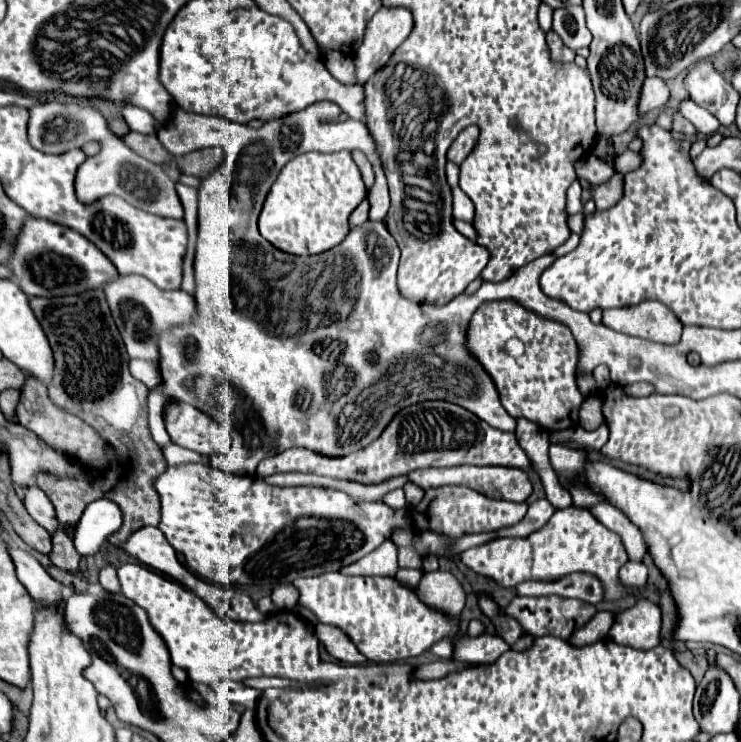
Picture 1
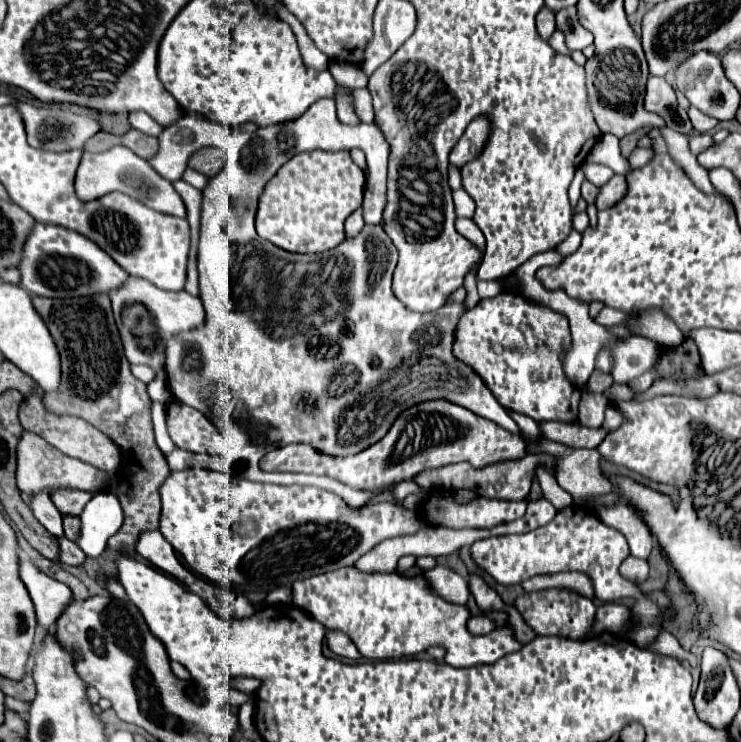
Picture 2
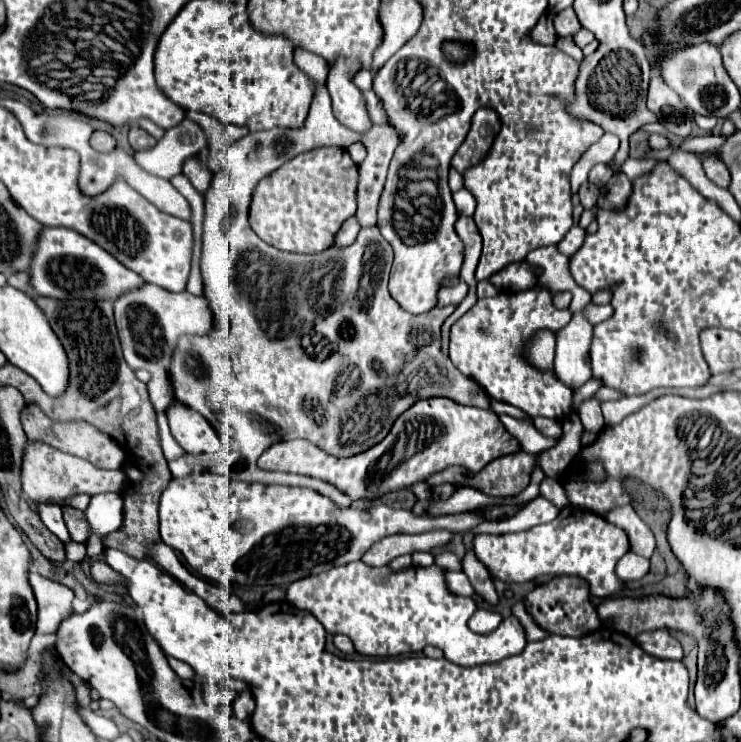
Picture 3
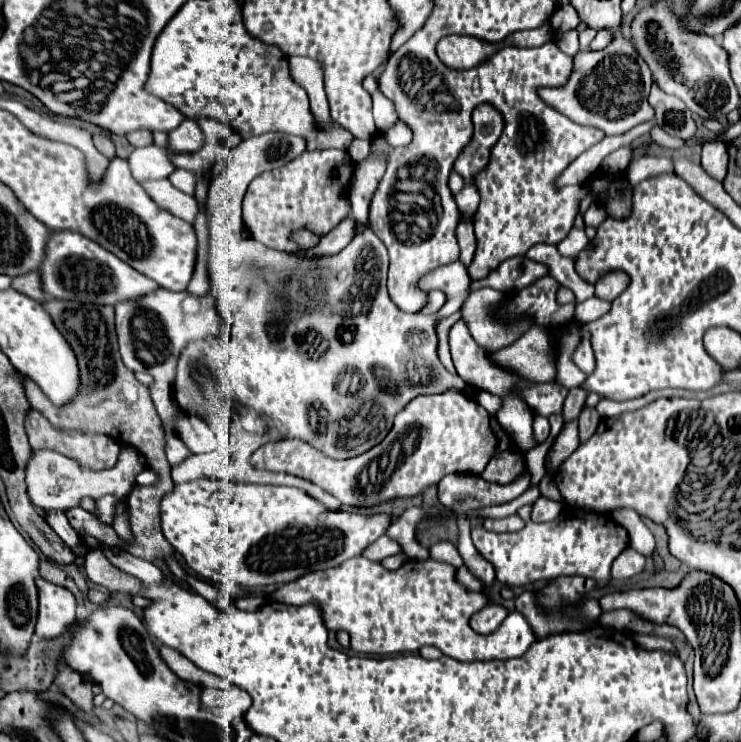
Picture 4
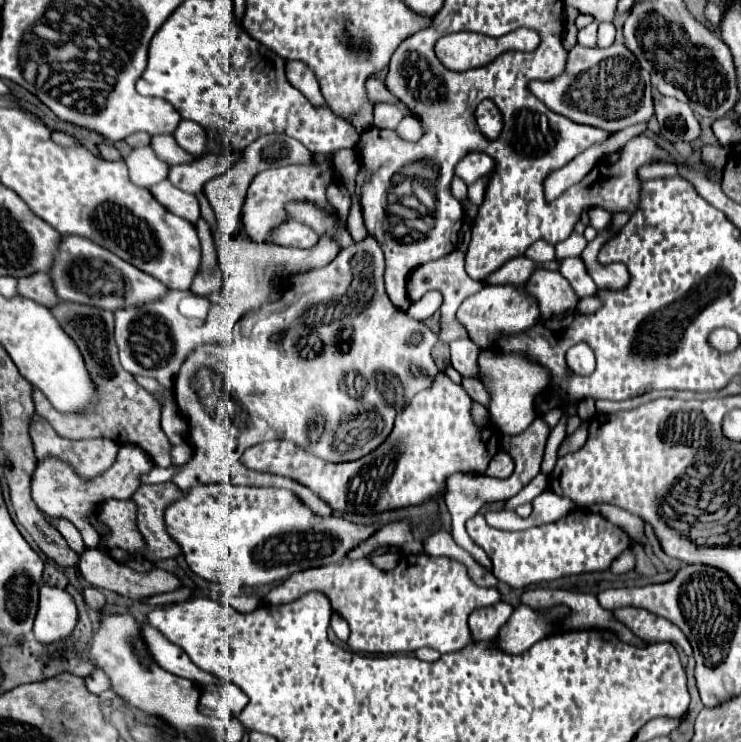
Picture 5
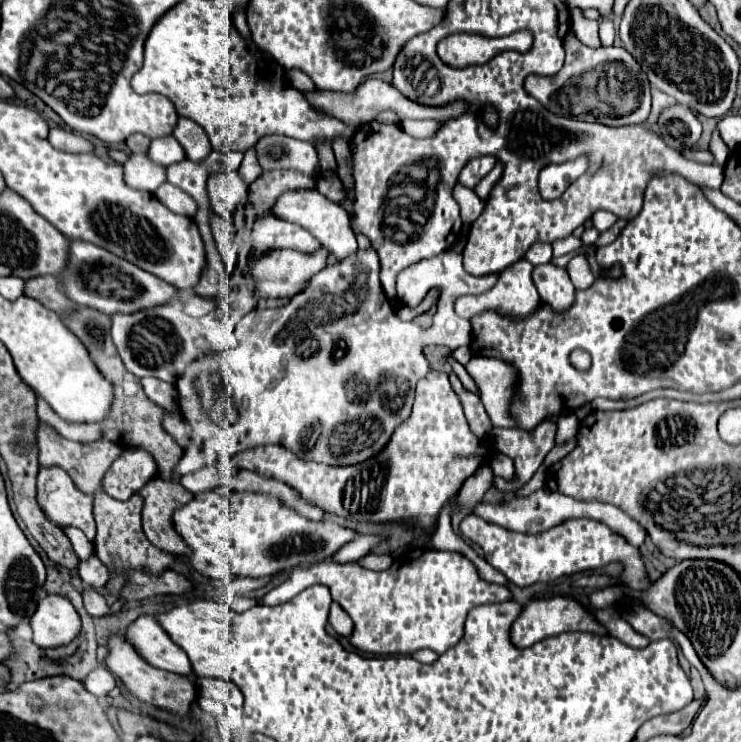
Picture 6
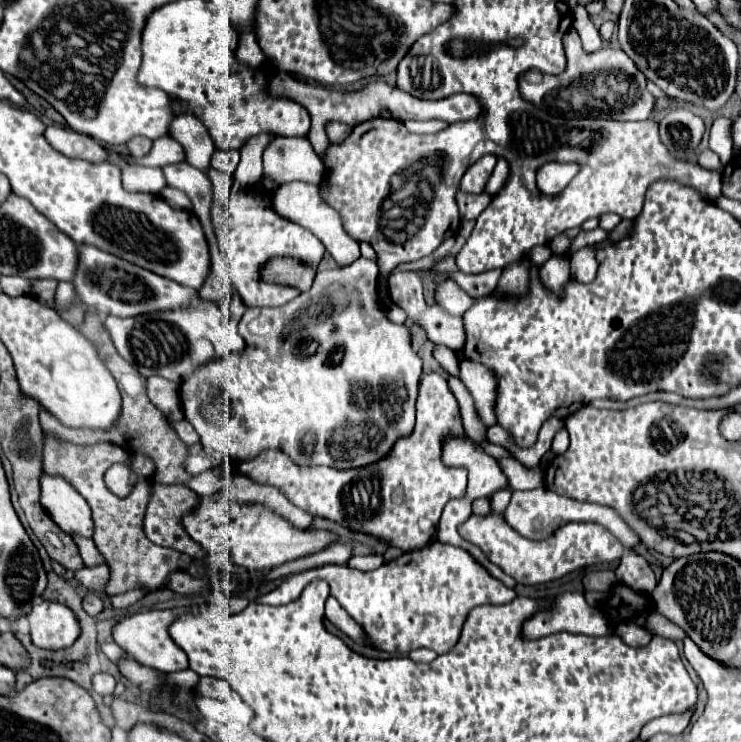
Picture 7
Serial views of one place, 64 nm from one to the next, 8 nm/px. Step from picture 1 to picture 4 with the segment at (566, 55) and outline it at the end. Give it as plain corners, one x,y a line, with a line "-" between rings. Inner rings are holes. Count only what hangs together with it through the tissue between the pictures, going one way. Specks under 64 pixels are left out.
568,4
568,6
562,6
562,8
556,8
556,12
552,14
550,18
550,24
554,30
558,32
566,32
566,30
576,30
578,24
580,24
580,18
576,14
576,10

